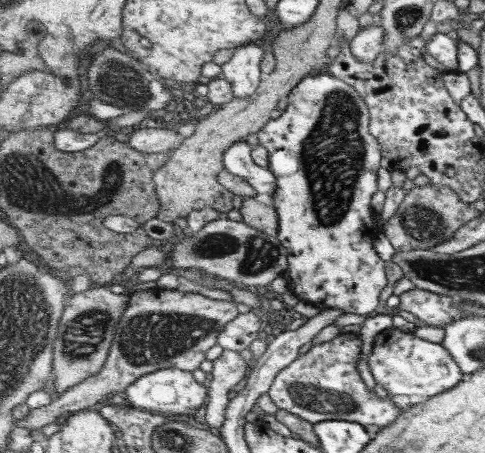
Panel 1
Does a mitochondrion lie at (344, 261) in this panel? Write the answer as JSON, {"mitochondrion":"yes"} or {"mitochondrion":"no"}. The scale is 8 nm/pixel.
{"mitochondrion":"no"}

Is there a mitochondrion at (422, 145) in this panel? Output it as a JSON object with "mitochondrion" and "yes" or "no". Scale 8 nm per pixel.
{"mitochondrion":"no"}

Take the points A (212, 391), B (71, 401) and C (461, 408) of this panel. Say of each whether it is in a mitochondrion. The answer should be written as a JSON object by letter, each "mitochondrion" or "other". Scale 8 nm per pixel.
{"A":"other","B":"other","C":"other"}

